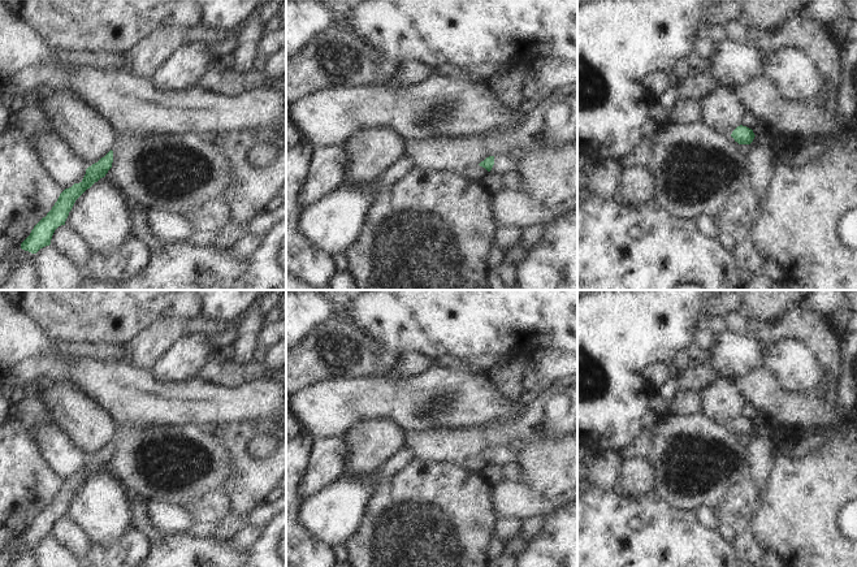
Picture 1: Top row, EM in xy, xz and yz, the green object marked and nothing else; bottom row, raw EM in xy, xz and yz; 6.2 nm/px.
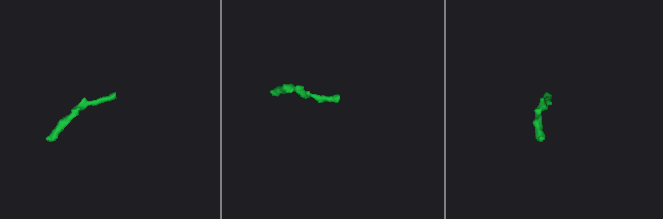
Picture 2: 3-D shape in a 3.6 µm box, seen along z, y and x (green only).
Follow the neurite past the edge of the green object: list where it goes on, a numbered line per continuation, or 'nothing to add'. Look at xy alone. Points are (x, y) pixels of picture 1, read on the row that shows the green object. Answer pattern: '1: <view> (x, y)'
nothing to add

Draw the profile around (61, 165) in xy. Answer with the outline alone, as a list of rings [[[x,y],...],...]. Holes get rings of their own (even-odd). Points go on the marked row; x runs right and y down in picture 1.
[[[40,133],[35,140],[35,151],[46,174],[61,191],[82,182],[87,168],[55,133]]]

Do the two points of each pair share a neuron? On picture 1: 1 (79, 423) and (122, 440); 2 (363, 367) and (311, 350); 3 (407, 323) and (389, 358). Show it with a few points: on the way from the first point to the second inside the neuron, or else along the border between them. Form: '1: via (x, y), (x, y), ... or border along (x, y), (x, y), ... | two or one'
1: border along (116, 427), (115, 436), (111, 440) | two
2: via (350, 355), (324, 353) | one
3: border along (367, 333), (384, 347), (399, 353) | two

